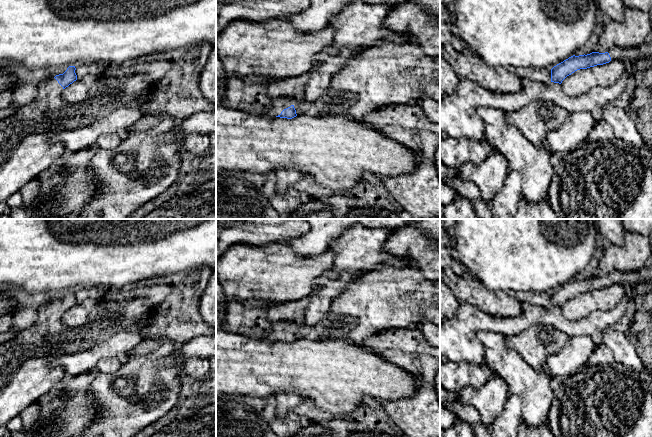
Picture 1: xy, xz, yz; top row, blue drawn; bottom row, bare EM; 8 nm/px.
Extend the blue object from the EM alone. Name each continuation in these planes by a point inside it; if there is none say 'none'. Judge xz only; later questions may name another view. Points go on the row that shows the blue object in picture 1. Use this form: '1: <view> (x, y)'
1: xz (273, 106)

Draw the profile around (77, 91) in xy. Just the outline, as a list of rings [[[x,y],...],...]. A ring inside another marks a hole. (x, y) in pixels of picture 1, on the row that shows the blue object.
[[[76,80],[62,92],[62,98],[69,104],[82,101],[89,93],[89,80]]]

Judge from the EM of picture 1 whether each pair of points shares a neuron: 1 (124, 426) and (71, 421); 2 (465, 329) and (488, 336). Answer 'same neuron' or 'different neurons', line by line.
1: different neurons
2: different neurons

